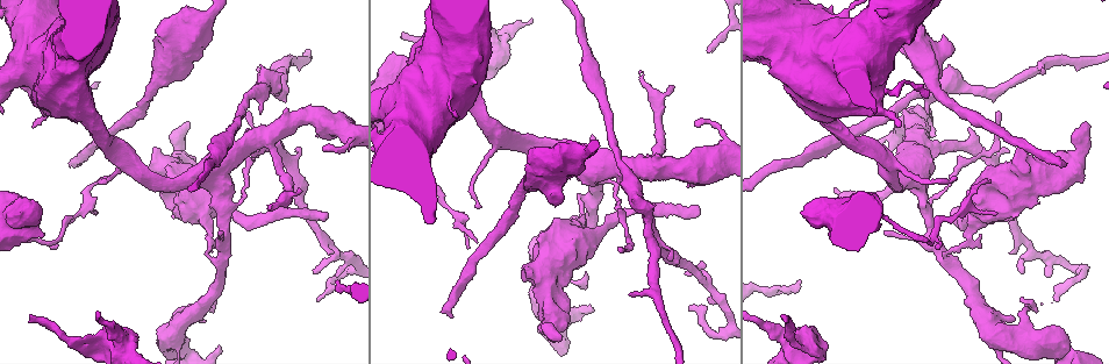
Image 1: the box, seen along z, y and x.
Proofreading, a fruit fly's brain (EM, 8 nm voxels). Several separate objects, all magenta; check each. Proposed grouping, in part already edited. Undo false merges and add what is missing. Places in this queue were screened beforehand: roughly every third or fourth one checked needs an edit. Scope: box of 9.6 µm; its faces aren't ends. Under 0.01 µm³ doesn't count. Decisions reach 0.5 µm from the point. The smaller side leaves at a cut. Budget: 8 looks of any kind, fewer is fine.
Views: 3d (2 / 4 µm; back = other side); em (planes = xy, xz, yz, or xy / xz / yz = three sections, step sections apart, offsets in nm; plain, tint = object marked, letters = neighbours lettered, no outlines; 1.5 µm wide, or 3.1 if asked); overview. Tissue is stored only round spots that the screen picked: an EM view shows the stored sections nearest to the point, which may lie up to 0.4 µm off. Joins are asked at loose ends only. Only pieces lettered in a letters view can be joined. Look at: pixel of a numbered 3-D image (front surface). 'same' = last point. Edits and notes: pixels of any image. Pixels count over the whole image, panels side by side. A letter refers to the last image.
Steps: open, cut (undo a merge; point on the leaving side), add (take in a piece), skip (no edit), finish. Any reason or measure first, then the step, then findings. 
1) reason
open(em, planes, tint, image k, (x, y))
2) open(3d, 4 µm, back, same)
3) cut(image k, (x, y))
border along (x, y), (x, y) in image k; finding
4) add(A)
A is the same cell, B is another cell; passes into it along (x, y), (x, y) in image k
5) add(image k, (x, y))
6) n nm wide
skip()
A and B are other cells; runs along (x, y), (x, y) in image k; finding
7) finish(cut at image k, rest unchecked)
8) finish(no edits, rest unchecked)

branch stops here
open(3d, 4 µm, image 1, (452, 318))

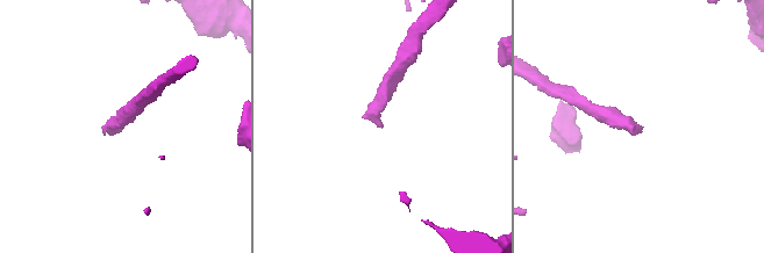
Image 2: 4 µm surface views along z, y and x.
now the EM
open(em, planes, tint, image 2, (640, 131))

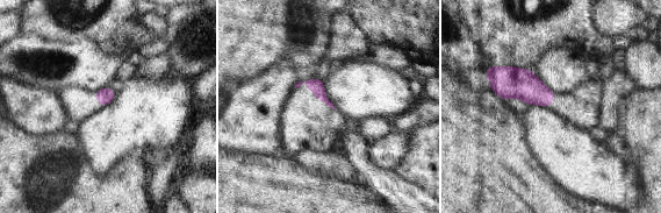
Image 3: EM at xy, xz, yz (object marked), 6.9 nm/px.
see the neighbours
open(em, planes, letters, same)

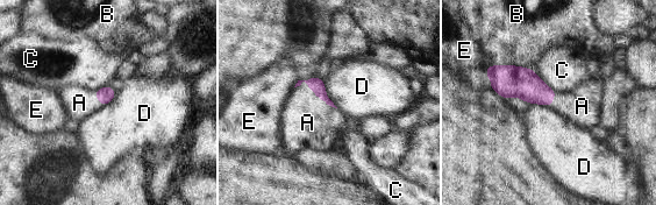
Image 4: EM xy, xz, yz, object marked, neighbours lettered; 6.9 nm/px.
add(A)
A is the same cell, B, C, D and E are other cells; passes into it along (318, 85), (315, 94), (307, 122) in image 4; it goes on there

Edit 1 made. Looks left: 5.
thick turns thin
open(em, planes, letters, image 1, (968, 235))

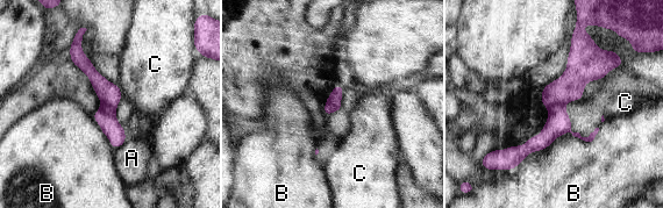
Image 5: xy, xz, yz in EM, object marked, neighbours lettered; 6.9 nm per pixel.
100 nm wide
cut(image 5, (569, 87))
A, B and C are other cells; two neurons meet here

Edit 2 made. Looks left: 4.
branch stops here
open(em, planes, letters, image 1, (640, 73))

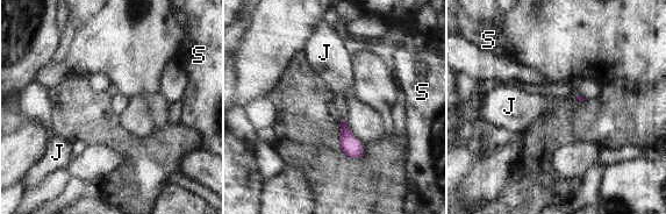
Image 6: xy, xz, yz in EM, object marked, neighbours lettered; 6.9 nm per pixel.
add(J)
J is the same cell, S is another cell; passes into it along (351, 145), (343, 121), (338, 86) in image 6; the neuron continues

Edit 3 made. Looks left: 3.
finish(add at image 4, cut at image 5, add at image 6, rest unchecked)

